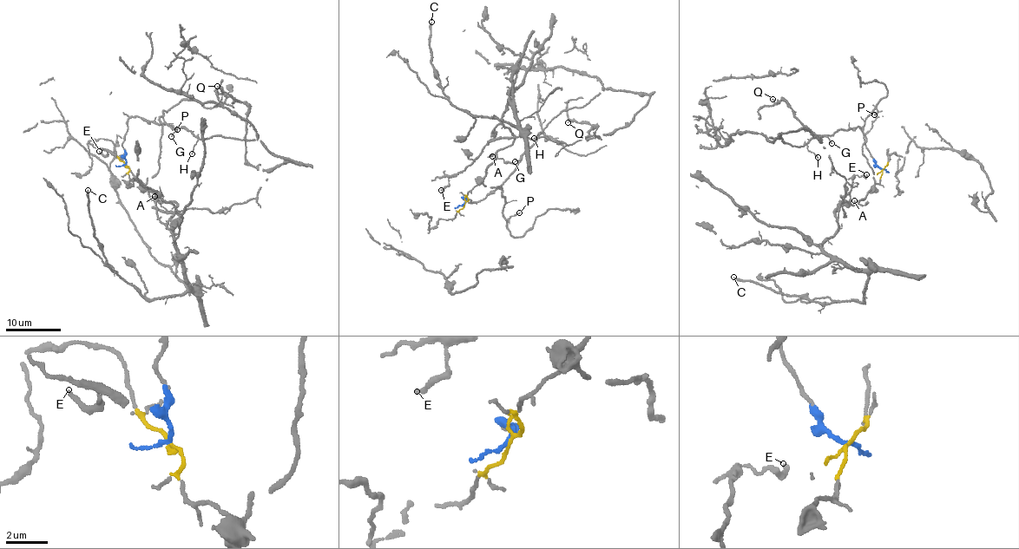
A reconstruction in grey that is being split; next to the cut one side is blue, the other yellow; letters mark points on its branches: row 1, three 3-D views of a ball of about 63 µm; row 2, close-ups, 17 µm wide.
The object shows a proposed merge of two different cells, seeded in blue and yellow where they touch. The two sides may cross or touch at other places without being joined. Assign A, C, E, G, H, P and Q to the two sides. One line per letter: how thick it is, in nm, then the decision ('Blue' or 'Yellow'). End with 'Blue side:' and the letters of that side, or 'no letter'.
A: Thickness 240 nm. Yellow
C: Thickness 260 nm. Yellow
E: Thickness 200 nm. Yellow
G: Thickness 120 nm. Blue
H: Thickness 130 nm. Blue
P: Thickness 150 nm. Yellow
Q: Thickness 110 nm. Blue
Blue side: G, H, Q

